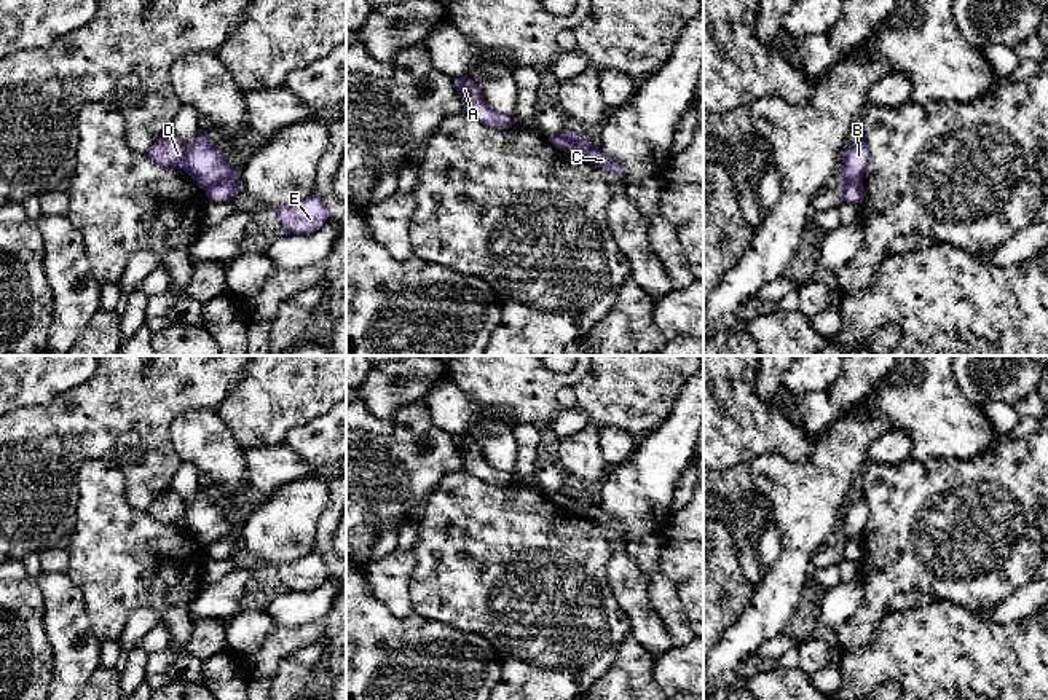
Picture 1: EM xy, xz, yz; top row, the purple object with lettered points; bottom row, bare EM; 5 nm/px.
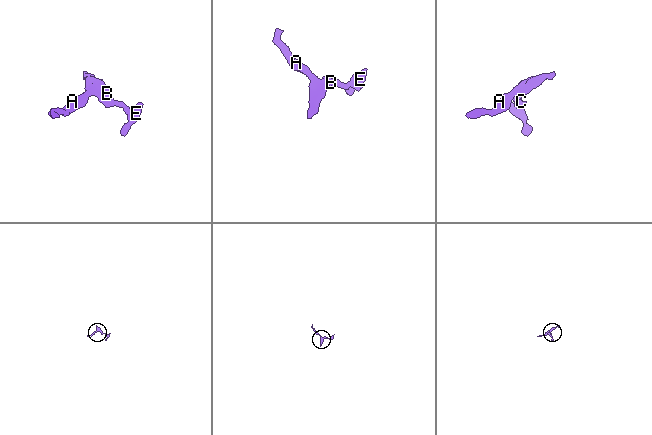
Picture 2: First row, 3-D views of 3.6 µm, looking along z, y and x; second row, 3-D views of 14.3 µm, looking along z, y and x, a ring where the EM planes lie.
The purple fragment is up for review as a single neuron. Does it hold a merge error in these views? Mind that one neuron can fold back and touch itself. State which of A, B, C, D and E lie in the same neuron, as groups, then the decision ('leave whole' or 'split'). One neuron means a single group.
A B D / C E; split

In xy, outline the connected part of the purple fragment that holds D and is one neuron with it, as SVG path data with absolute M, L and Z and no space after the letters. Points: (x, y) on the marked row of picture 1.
M169 131L150 147L147 155L160 166L174 166L185 171L203 190L238 177L225 151L201 132L191 144L187 144Z

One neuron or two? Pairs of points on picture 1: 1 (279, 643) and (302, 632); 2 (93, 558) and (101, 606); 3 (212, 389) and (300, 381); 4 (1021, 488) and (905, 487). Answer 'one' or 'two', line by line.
1: one
2: one
3: two
4: one

